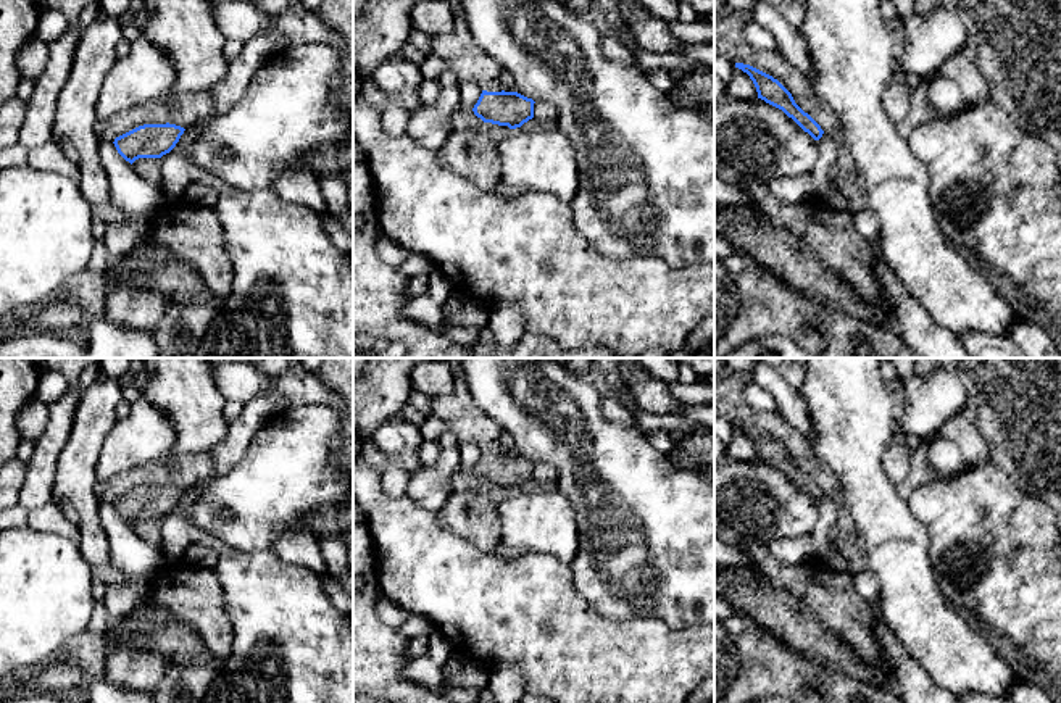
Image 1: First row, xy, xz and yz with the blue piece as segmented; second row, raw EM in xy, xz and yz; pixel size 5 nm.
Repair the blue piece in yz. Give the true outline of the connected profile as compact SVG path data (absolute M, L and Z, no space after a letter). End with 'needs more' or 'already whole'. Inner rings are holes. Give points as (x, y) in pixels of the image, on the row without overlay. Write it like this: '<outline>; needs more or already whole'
M735 424L735 429L750 437L756 448L758 460L782 471L814 501L819 501L822 498L824 492L821 490L821 487L795 464L792 455L777 440L750 426Z; already whole

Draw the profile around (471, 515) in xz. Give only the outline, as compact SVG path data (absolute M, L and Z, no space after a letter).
M461 490L451 493L439 510L439 518L448 532L460 535L481 550L493 553L501 543L498 511L482 492Z

